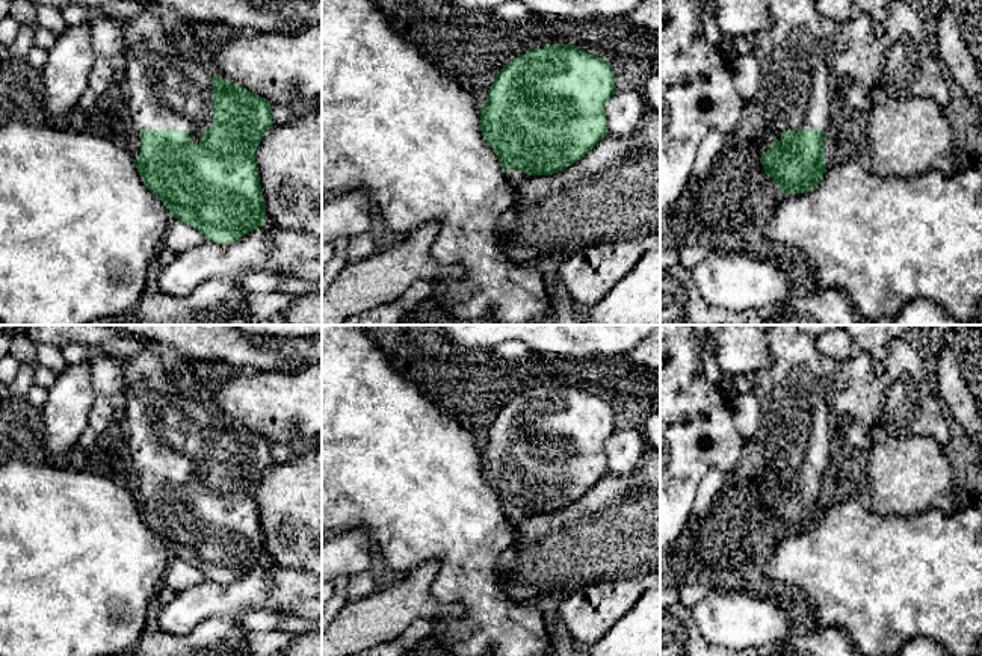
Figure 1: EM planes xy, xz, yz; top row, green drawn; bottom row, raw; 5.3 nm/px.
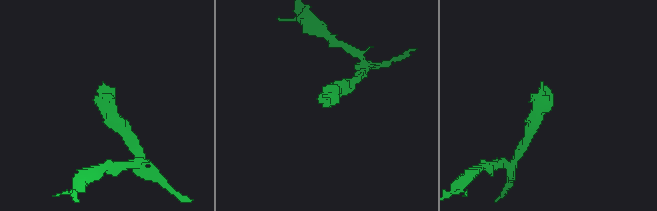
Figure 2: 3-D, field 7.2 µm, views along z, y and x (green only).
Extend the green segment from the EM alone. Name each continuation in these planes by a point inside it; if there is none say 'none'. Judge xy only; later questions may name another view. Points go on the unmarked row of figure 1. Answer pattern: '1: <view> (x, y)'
1: xy (160, 428)

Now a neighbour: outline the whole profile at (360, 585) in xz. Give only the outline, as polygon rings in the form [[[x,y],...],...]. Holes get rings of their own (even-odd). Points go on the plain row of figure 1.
[[[372,568],[349,577],[349,585],[346,591],[347,602],[357,602],[372,594],[376,589],[375,580],[376,579]]]

